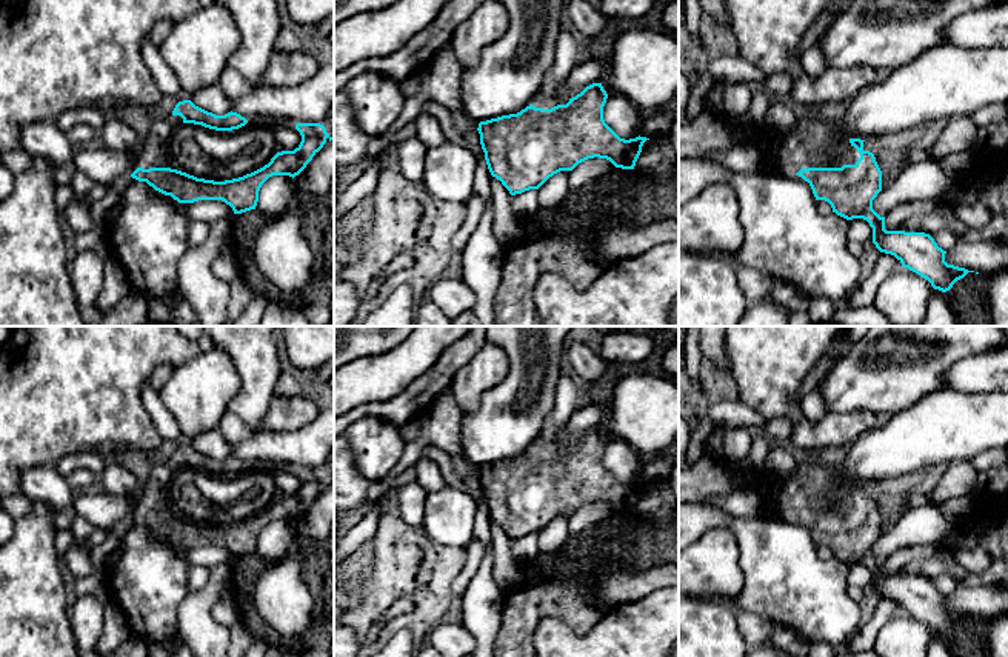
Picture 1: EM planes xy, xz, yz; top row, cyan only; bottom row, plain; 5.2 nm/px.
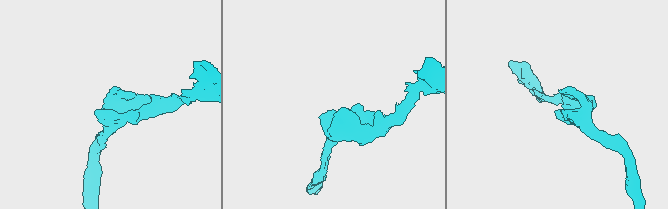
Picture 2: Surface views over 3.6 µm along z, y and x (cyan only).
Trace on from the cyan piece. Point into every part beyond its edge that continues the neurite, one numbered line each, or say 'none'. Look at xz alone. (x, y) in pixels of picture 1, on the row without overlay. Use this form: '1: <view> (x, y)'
1: xz (539, 446)

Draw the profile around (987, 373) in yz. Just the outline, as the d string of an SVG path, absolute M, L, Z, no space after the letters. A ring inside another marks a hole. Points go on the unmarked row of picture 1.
M1008 343L959 360L943 374L943 389L963 394L1008 392Z

